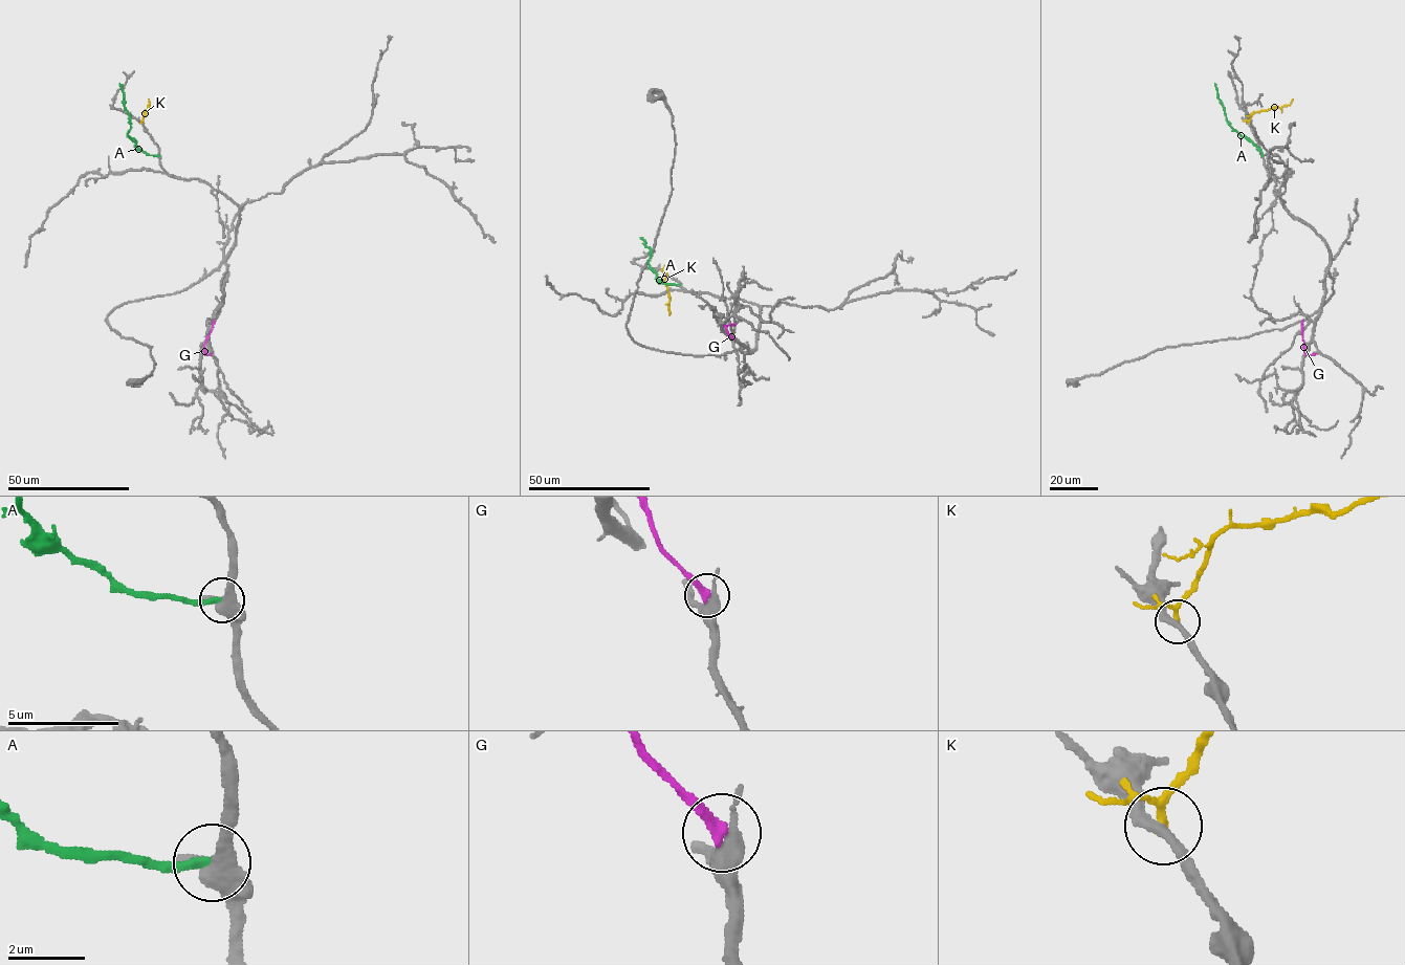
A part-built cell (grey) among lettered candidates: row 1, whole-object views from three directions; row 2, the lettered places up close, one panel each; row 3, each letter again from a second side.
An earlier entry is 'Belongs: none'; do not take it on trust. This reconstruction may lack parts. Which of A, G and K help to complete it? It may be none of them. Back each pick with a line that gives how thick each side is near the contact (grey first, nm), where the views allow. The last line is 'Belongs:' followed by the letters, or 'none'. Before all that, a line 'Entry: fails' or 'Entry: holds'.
Entry: holds
Belongs: none

